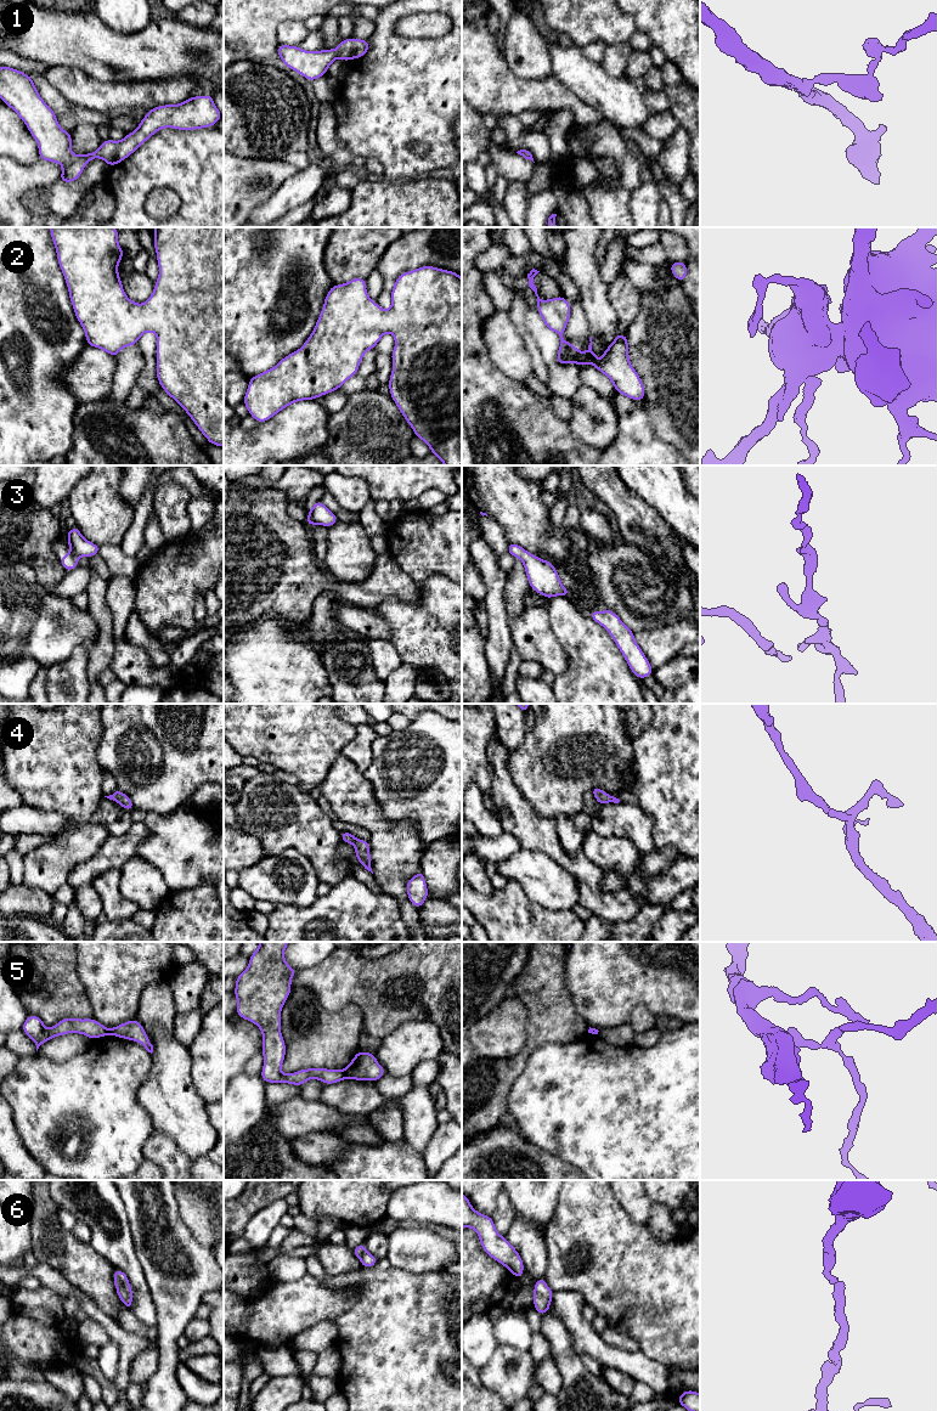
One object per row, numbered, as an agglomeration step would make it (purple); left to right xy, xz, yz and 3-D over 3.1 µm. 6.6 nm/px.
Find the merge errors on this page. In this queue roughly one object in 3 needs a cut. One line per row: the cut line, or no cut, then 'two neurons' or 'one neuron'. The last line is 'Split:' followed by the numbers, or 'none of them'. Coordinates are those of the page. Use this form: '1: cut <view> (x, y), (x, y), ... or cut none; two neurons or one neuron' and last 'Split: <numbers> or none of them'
1: cut none; one neuron
2: cut none; one neuron
3: cut none; one neuron
4: cut none; one neuron
5: cut xz (344, 1070), (346, 1077); two neurons
6: cut none; one neuron
Split: 5

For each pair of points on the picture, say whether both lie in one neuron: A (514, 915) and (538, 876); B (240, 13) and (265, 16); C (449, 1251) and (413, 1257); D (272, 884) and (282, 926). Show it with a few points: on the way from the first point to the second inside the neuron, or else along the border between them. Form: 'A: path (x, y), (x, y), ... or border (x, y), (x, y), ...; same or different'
A: border (507, 879), (513, 879), (531, 901), (551, 910); different
B: path (246, 13), (259, 13); same
C: path (440, 1252), (422, 1252); same
D: border (275, 903), (295, 903), (305, 907); different

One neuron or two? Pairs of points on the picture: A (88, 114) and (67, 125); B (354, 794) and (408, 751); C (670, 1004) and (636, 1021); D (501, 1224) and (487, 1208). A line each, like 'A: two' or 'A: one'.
A: one
B: two
C: two
D: two

